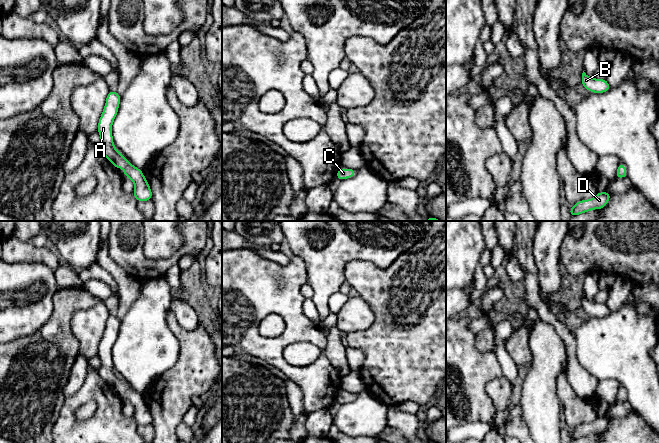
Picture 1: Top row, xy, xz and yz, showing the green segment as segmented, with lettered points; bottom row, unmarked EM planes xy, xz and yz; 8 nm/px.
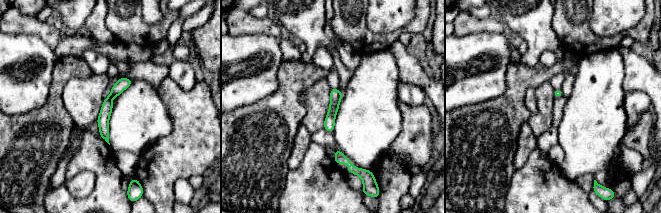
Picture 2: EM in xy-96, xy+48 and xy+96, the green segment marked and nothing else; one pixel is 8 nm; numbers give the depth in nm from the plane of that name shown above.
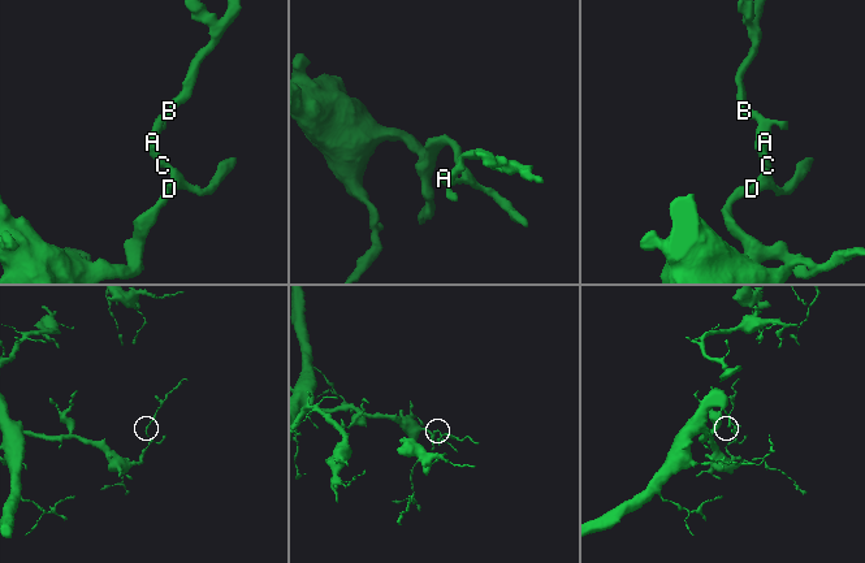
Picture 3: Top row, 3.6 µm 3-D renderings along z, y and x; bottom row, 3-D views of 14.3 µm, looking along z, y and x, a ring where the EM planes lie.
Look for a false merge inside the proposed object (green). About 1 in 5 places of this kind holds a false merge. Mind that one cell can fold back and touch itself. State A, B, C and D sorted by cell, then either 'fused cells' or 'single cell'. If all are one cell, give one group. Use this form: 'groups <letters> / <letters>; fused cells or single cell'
groups A B C D; single cell

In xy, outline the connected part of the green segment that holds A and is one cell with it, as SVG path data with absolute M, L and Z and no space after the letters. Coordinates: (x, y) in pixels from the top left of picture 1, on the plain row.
M110 315L107 319L106 328L98 348L97 356L101 361L101 367L98 371L105 381L116 392L123 393L125 401L129 401L133 405L135 408L133 419L138 424L138 426L151 424L152 416L146 402L142 397L142 394L134 391L114 371L112 362L112 347L118 336L120 321L121 320L117 317L117 315Z

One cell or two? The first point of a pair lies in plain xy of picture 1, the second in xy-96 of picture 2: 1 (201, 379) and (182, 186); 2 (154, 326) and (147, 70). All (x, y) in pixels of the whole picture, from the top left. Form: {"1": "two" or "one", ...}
{"1": "two", "2": "two"}

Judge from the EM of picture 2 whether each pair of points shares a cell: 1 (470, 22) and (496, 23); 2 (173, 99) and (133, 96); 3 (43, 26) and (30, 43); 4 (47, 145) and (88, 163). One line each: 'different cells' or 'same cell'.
1: same cell
2: different cells
3: different cells
4: different cells

